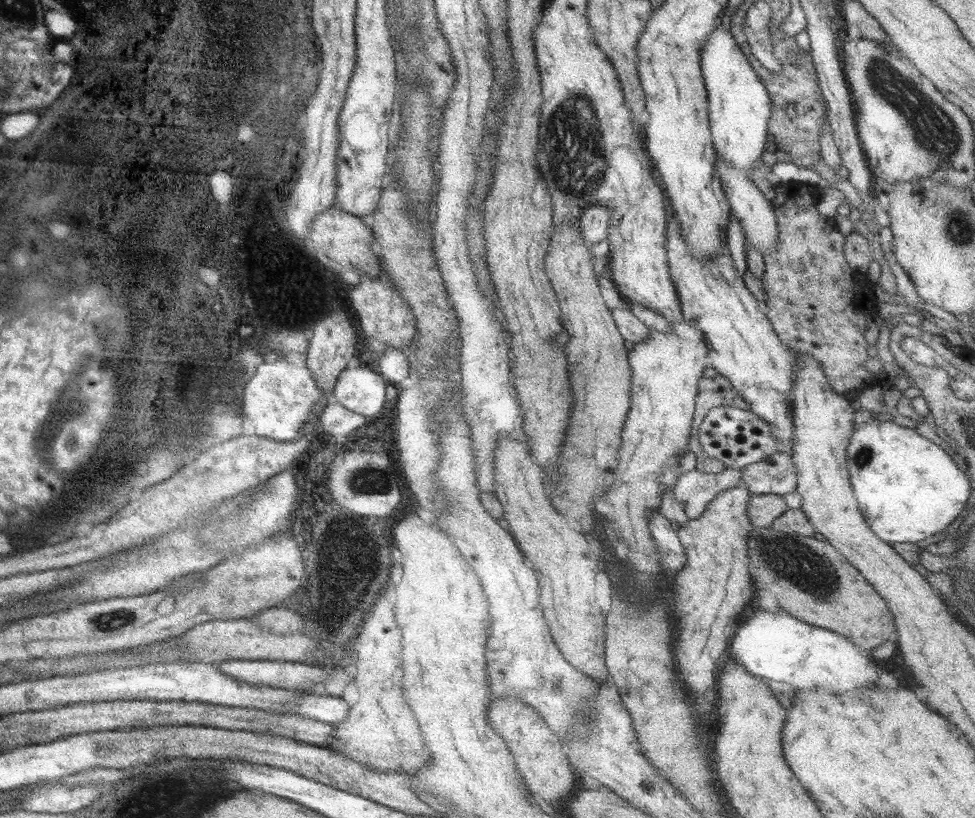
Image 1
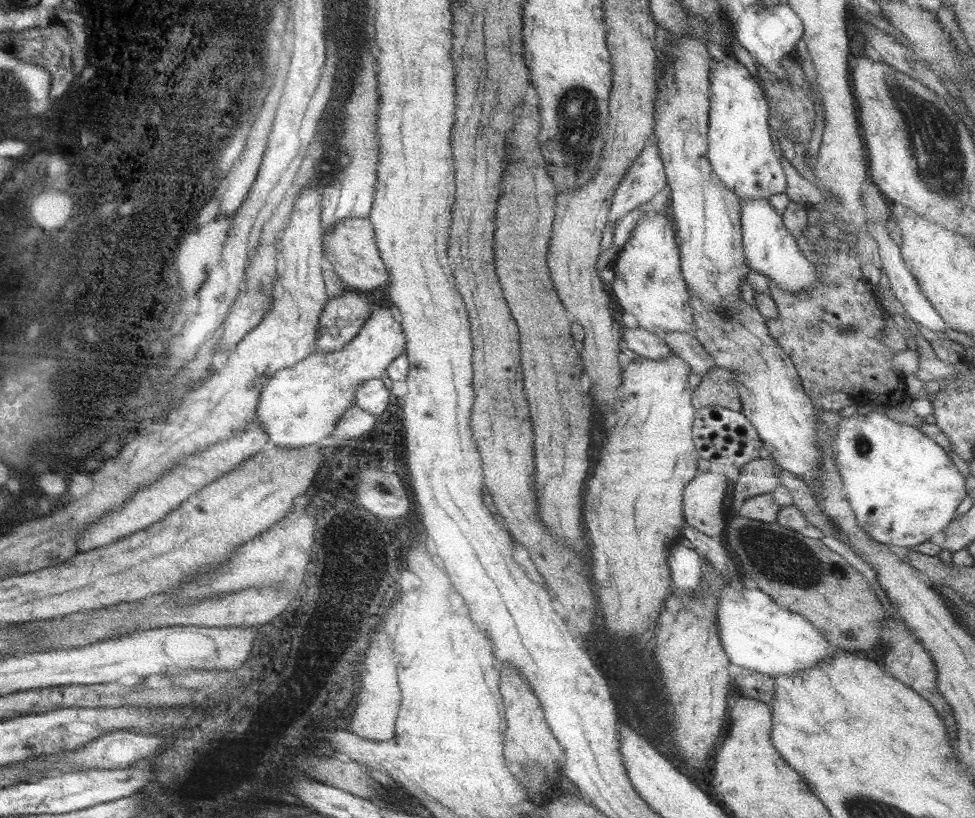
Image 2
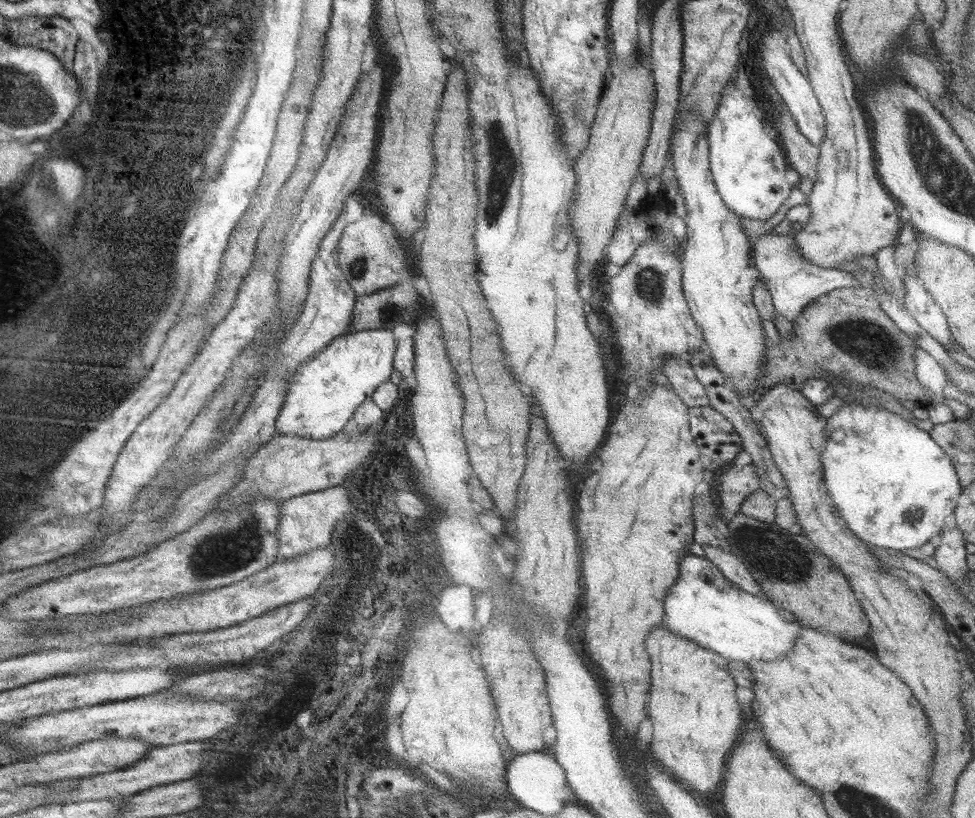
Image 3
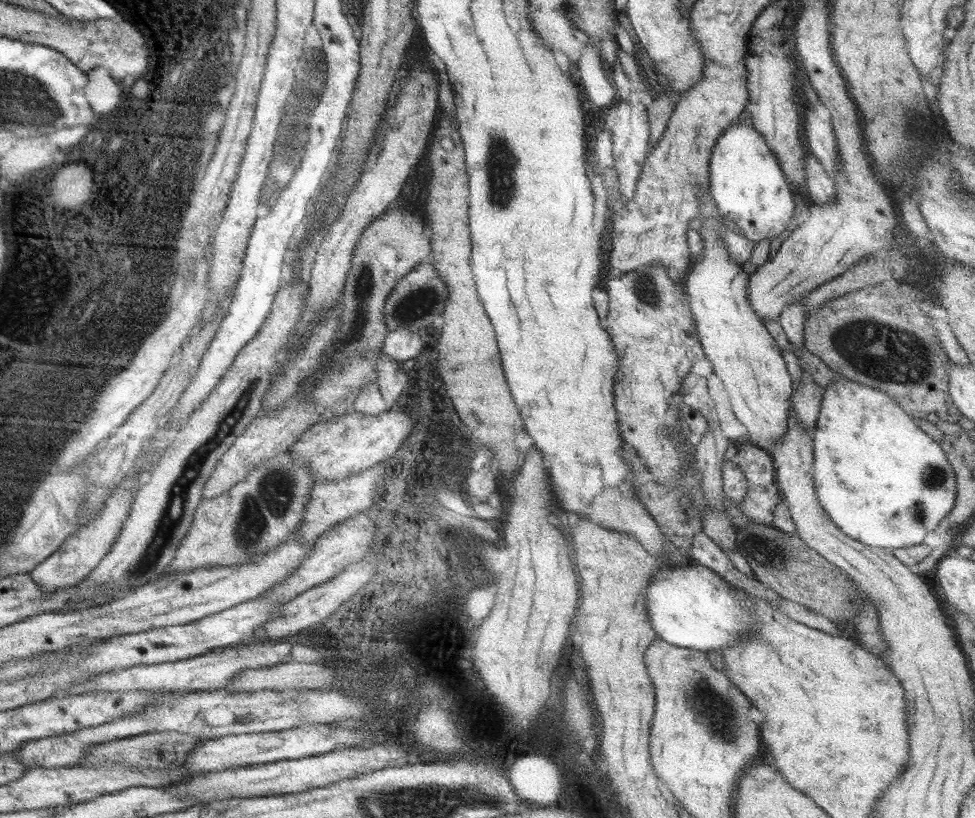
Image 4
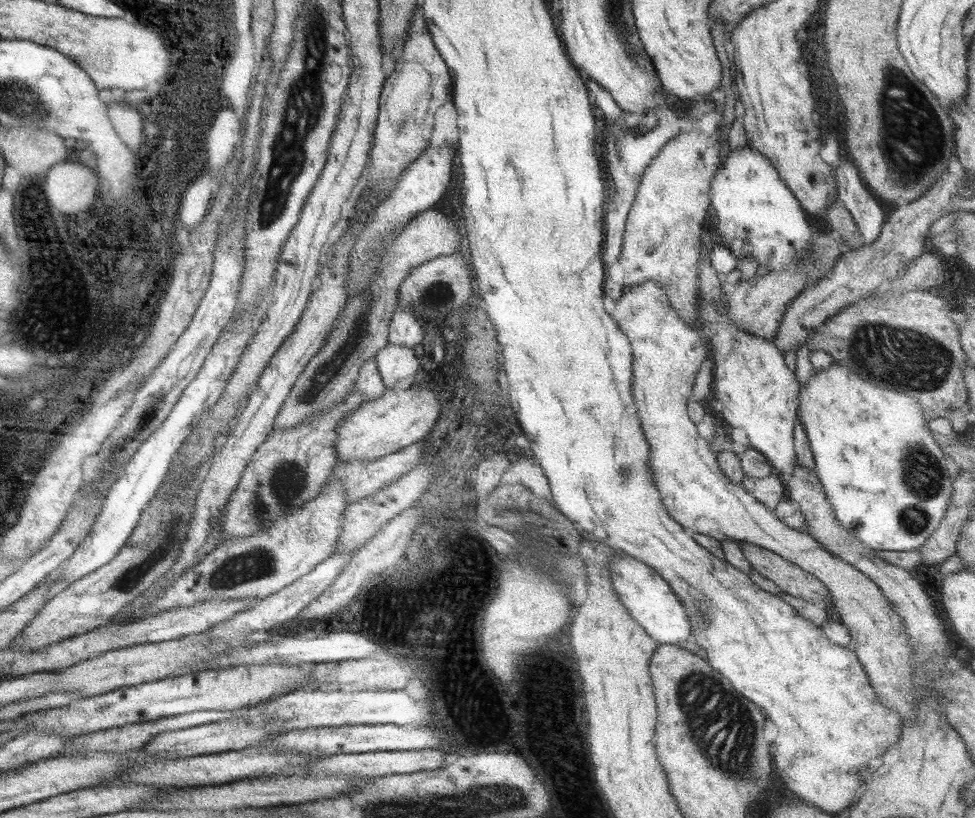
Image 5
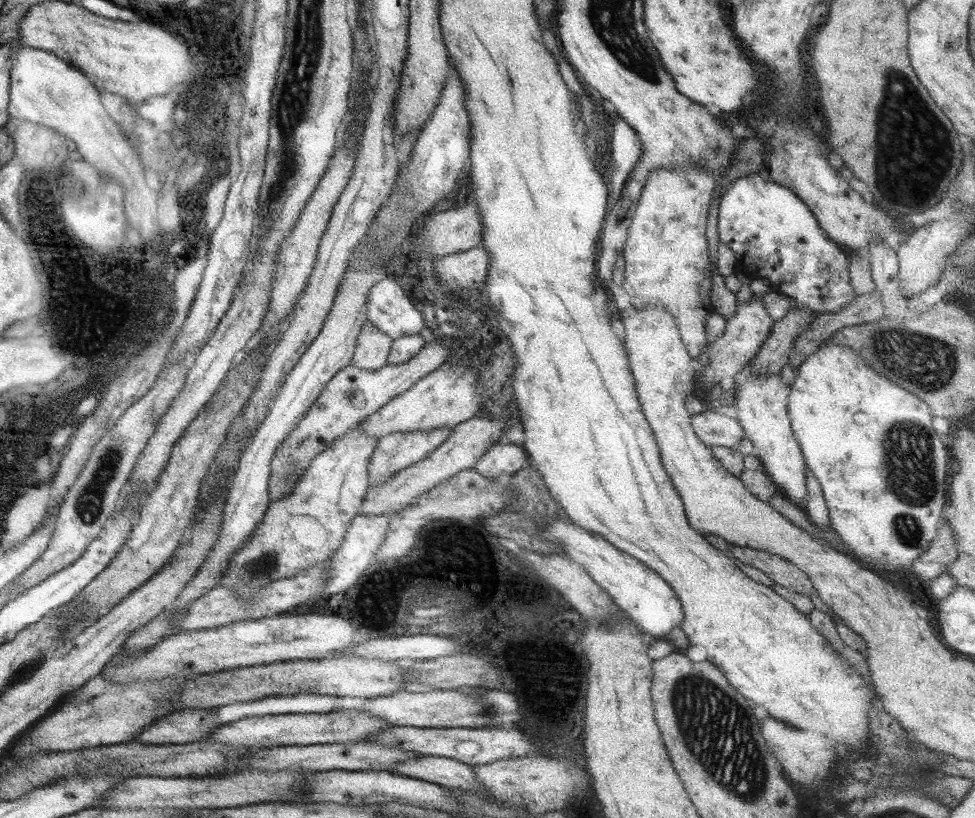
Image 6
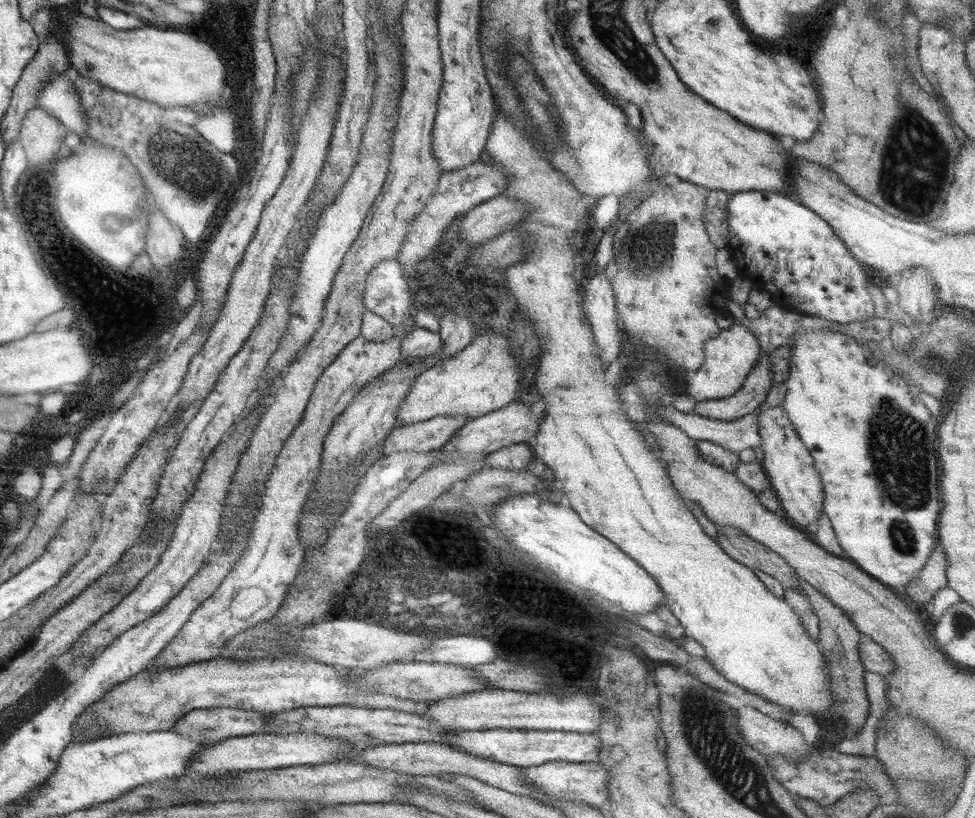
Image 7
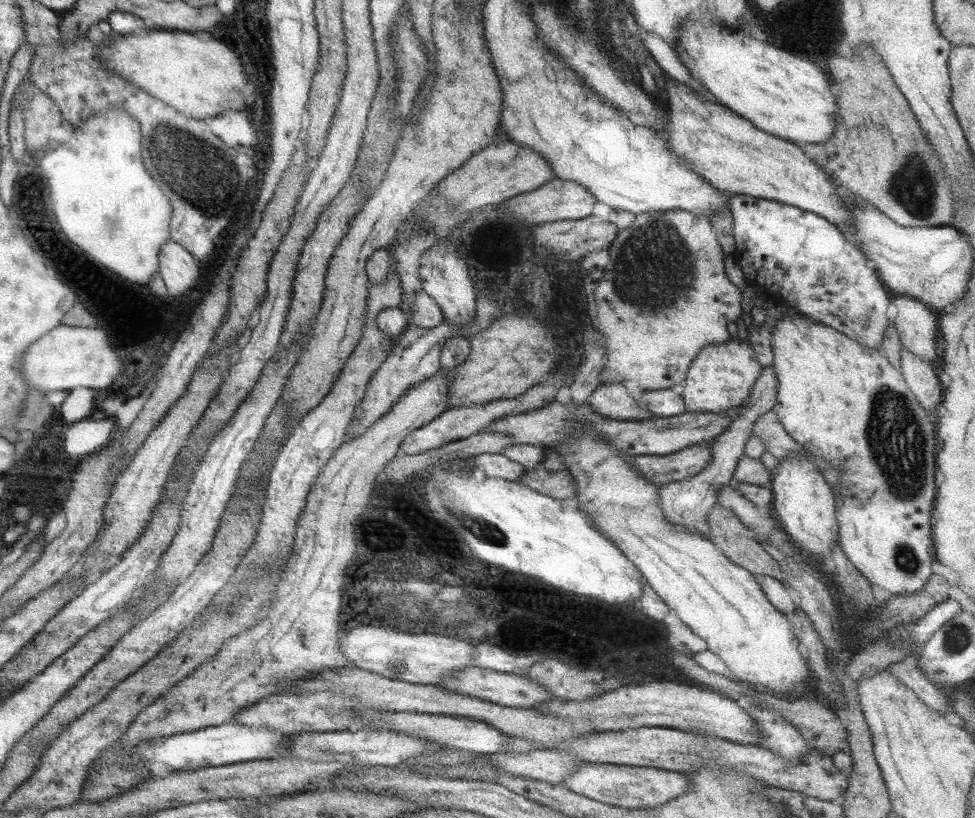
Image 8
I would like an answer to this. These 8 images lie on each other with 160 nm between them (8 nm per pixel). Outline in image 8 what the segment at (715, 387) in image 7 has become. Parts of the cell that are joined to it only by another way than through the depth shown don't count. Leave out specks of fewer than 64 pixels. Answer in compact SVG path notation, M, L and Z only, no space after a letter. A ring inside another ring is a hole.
M731 338L728 342L725 343L712 343L707 345L708 346L706 346L692 361L692 364L690 365L690 368L687 372L687 377L685 378L686 386L684 386L684 391L682 392L681 397L685 402L685 407L687 411L720 413L721 415L727 415L733 408L739 407L740 405L744 404L744 402L746 402L748 396L750 396L752 387L754 386L756 379L758 378L758 376L760 376L760 373L762 372L763 366L760 364L760 362L758 362L758 360L756 360L751 343L746 339Z

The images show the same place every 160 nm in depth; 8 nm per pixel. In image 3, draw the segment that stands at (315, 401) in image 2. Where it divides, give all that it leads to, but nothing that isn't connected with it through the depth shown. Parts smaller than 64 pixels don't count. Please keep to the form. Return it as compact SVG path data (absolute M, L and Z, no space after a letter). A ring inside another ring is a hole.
M364 329L331 340L287 380L284 404L276 417L276 433L324 440L341 432L360 404L370 399L380 384L391 380L396 347L392 329Z

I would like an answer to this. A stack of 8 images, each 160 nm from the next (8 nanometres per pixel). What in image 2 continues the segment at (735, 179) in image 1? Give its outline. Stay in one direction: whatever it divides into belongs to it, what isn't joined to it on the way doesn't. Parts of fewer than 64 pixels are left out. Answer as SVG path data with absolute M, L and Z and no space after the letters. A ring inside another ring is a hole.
M742 199L741 206L741 235L749 268L764 273L782 290L791 293L811 287L819 277L819 272L813 263L800 253L796 238L786 229L776 208L768 199Z

